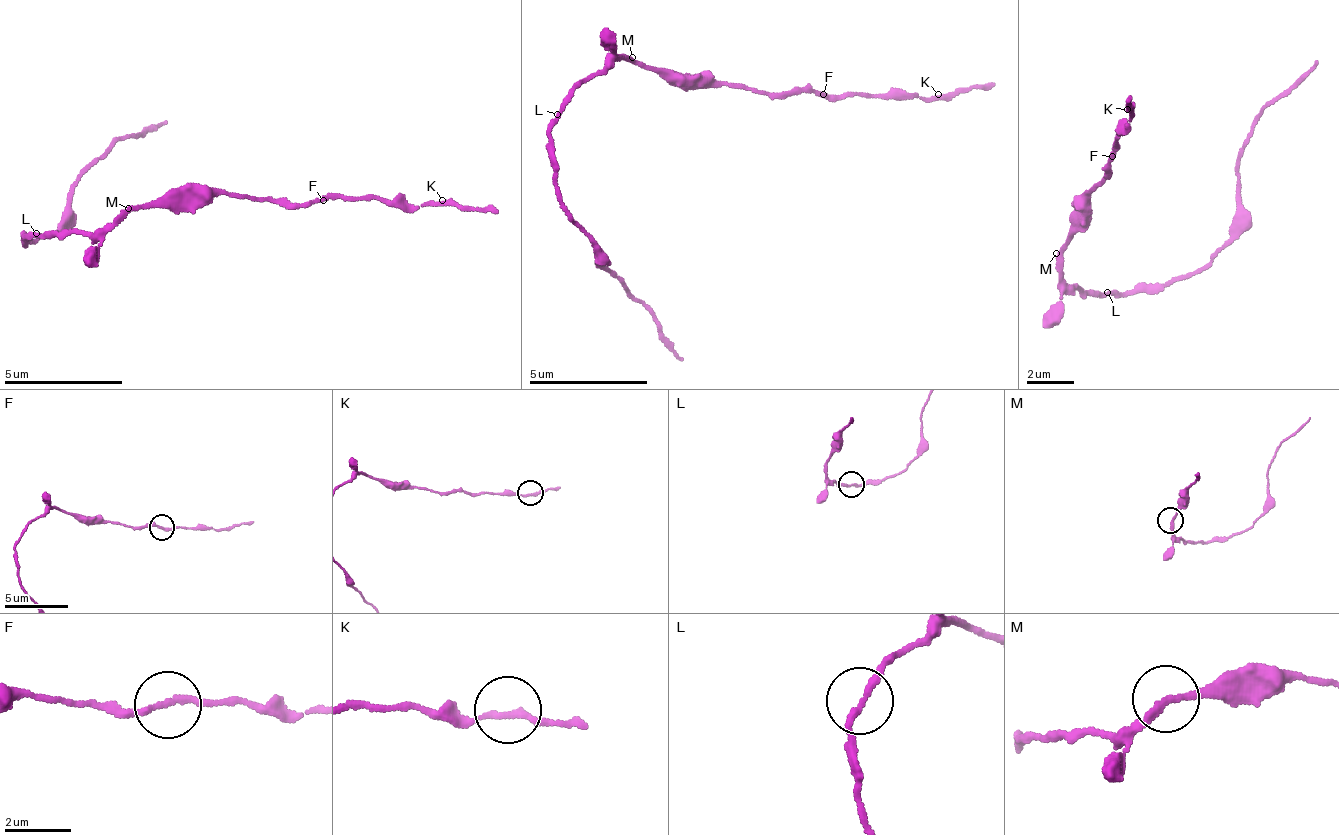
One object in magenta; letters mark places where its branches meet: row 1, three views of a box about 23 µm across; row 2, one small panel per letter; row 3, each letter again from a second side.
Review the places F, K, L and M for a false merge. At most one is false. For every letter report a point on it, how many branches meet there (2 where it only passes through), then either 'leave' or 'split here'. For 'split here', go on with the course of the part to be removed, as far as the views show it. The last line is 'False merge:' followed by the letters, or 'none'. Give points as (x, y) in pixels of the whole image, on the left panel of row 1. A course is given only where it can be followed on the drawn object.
F: place (323, 200); branches 2; leave
K: place (442, 200); branches 2; leave
L: place (36, 233); branches 2; leave
M: place (128, 208); branches 2; leave
False merge: none

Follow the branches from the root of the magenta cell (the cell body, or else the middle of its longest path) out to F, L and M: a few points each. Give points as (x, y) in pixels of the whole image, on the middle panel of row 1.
F: (607, 71), (629, 58), (724, 86), (823, 94)
L: (607, 71), (595, 70), (572, 90), (572, 101), (558, 116)
M: (607, 71), (623, 57), (628, 60), (632, 57)

